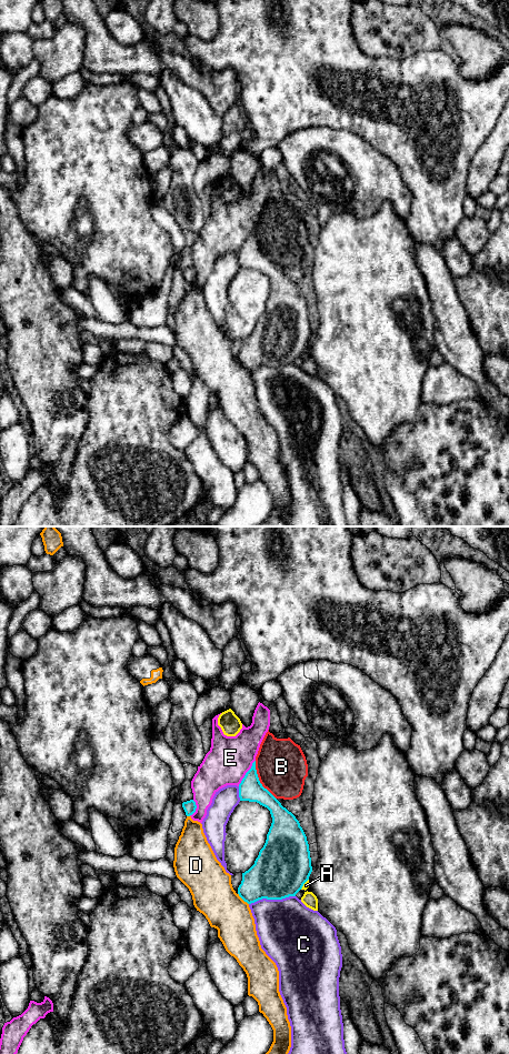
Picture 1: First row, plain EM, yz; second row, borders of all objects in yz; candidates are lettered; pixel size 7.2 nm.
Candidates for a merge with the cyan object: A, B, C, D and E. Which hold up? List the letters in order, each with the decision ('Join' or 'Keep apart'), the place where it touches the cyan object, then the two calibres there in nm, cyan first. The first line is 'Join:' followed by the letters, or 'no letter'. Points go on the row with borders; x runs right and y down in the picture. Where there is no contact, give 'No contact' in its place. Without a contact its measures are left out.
Join: no letter
A: Keep apart. Touches cyan at yz (303, 883). Thickness 400 nm (cyan) against 50 nm
B: Keep apart. Touches cyan at yz (258, 780). Thickness 170 nm (cyan) against 360 nm
C: Keep apart. Touches cyan at yz (271, 899). Thickness 400 nm (cyan) against 440 nm
D: Keep apart. Touches cyan at yz (242, 899). Thickness 300 nm (cyan) against 300 nm
E: Keep apart. Touches cyan at yz (246, 773). Thickness 170 nm (cyan) against 320 nm

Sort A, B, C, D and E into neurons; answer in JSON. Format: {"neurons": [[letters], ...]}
{"neurons": [["A"], ["B"], ["C"], ["D"], ["E"]]}

